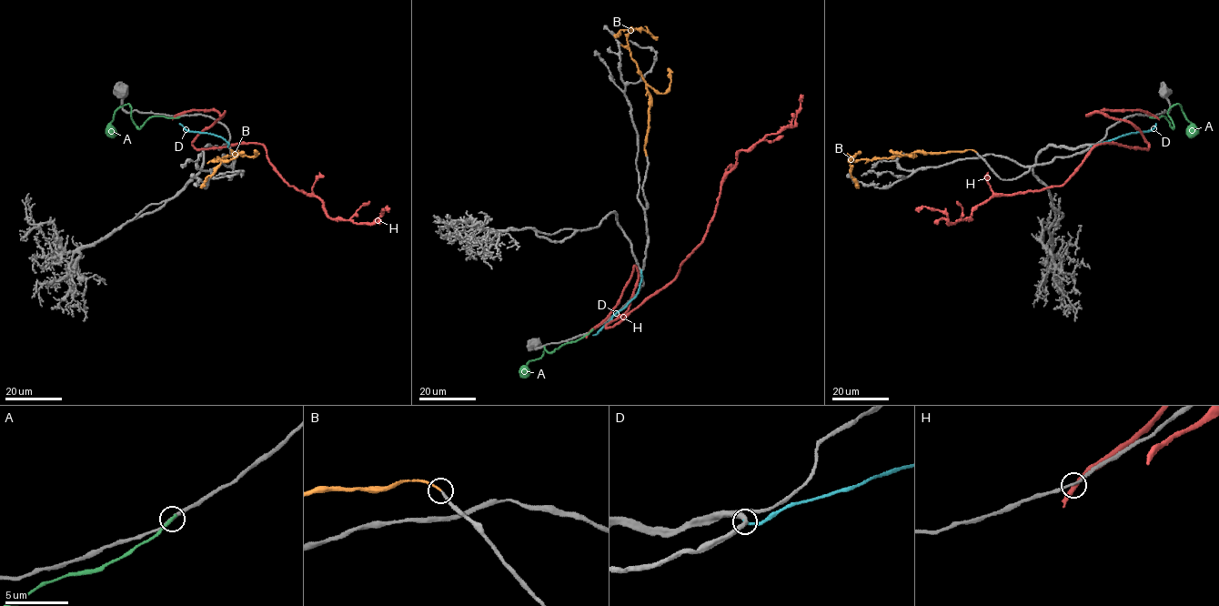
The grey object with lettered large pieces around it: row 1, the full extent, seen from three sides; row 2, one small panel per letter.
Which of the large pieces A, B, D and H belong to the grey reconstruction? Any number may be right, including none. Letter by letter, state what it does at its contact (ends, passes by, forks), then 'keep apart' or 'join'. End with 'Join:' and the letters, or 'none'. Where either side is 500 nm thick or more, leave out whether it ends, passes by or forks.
A: it ends | keep apart
B: it ends | join
D: it ends | keep apart
H: it passes by | keep apart
Join: B

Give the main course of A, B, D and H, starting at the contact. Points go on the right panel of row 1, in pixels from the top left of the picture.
A: (1151, 117), (1163, 116), (1172, 128), (1168, 110), (1178, 104), (1191, 123), (1187, 129), (1191, 137)
B: (975, 151), (913, 151), (891, 158), (850, 161), (851, 176), (859, 187)
D: (1091, 146), (1130, 133), (1151, 131), (1155, 123)
H: (1153, 116), (1087, 115), (1129, 121), (1149, 147), (1099, 144), (1062, 184), (993, 195), (954, 223), (915, 209)

